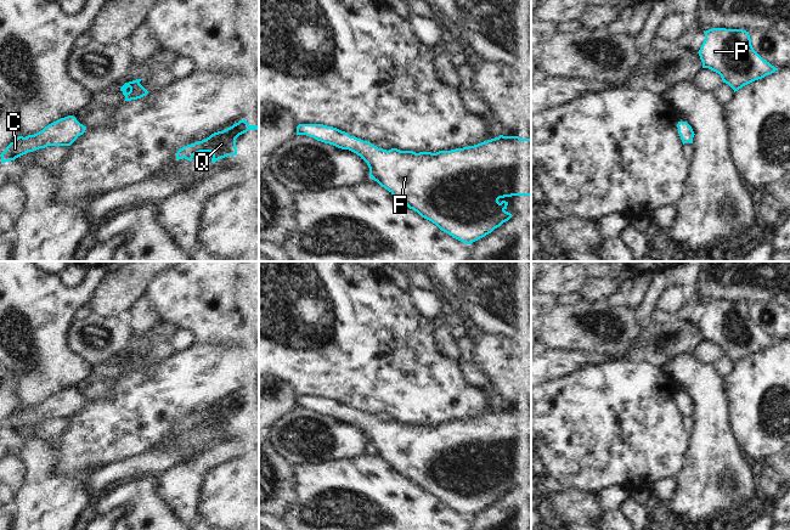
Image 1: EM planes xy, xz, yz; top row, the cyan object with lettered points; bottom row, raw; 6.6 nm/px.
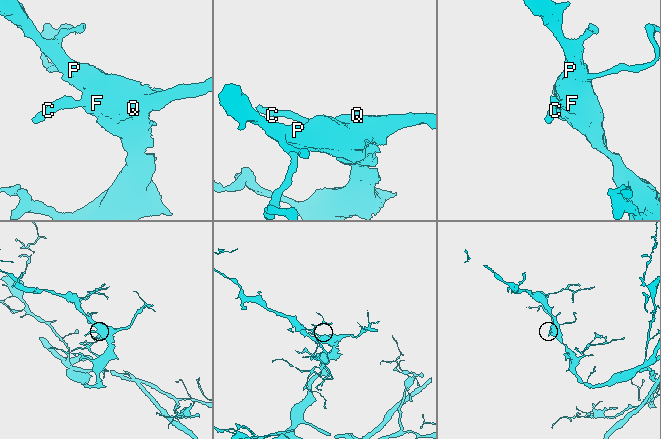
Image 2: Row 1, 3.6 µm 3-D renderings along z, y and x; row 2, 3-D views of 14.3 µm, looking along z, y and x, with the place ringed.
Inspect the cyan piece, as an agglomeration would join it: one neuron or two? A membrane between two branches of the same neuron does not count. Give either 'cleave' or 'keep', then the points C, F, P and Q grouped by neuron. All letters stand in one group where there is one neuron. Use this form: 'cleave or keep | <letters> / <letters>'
keep | C F P Q

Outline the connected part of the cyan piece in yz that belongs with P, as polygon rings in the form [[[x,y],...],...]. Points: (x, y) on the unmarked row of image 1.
[[[712,300],[699,322],[702,340],[718,345],[734,365],[778,343],[752,320],[749,304]]]

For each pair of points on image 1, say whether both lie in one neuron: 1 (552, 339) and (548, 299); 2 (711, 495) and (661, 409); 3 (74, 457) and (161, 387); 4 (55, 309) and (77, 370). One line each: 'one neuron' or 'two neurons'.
1: two neurons
2: two neurons
3: one neuron
4: one neuron

